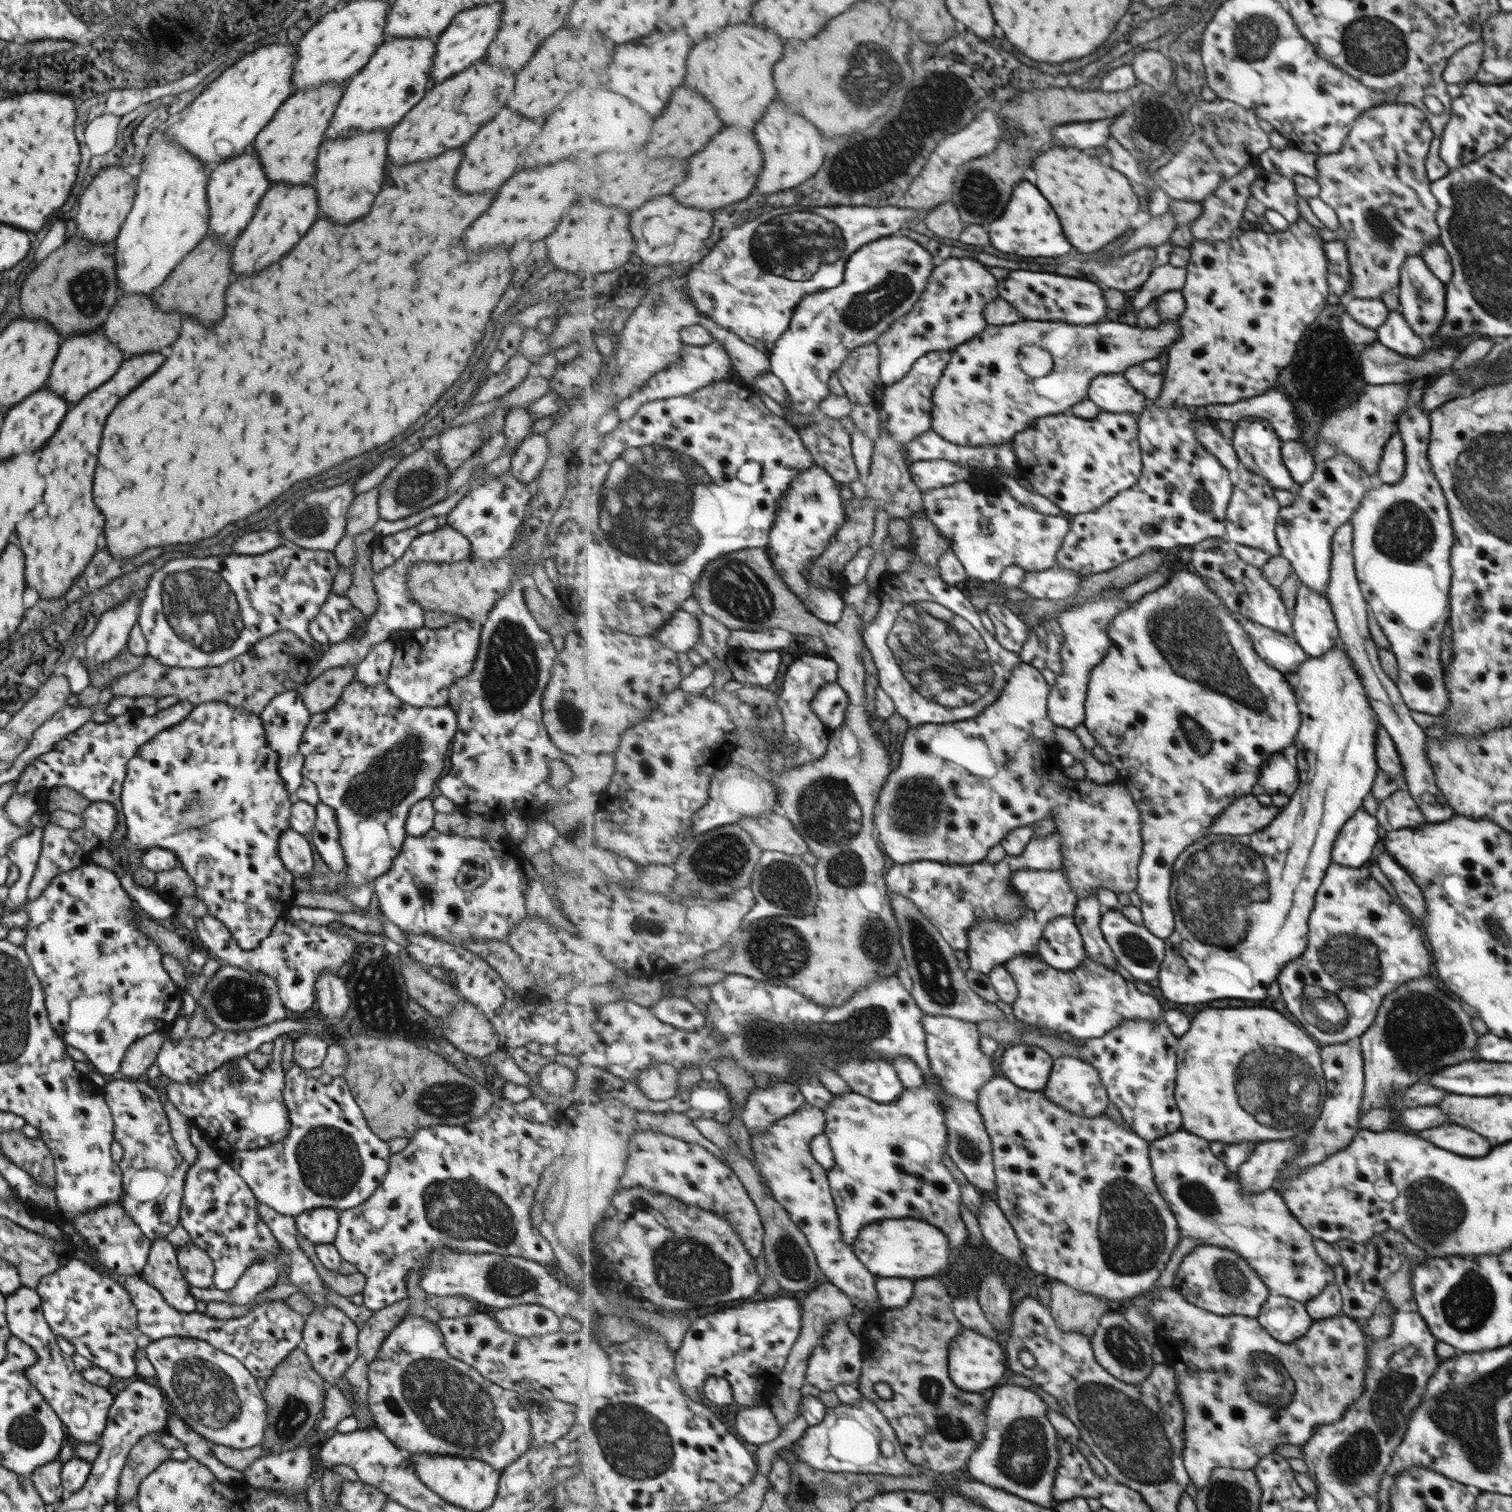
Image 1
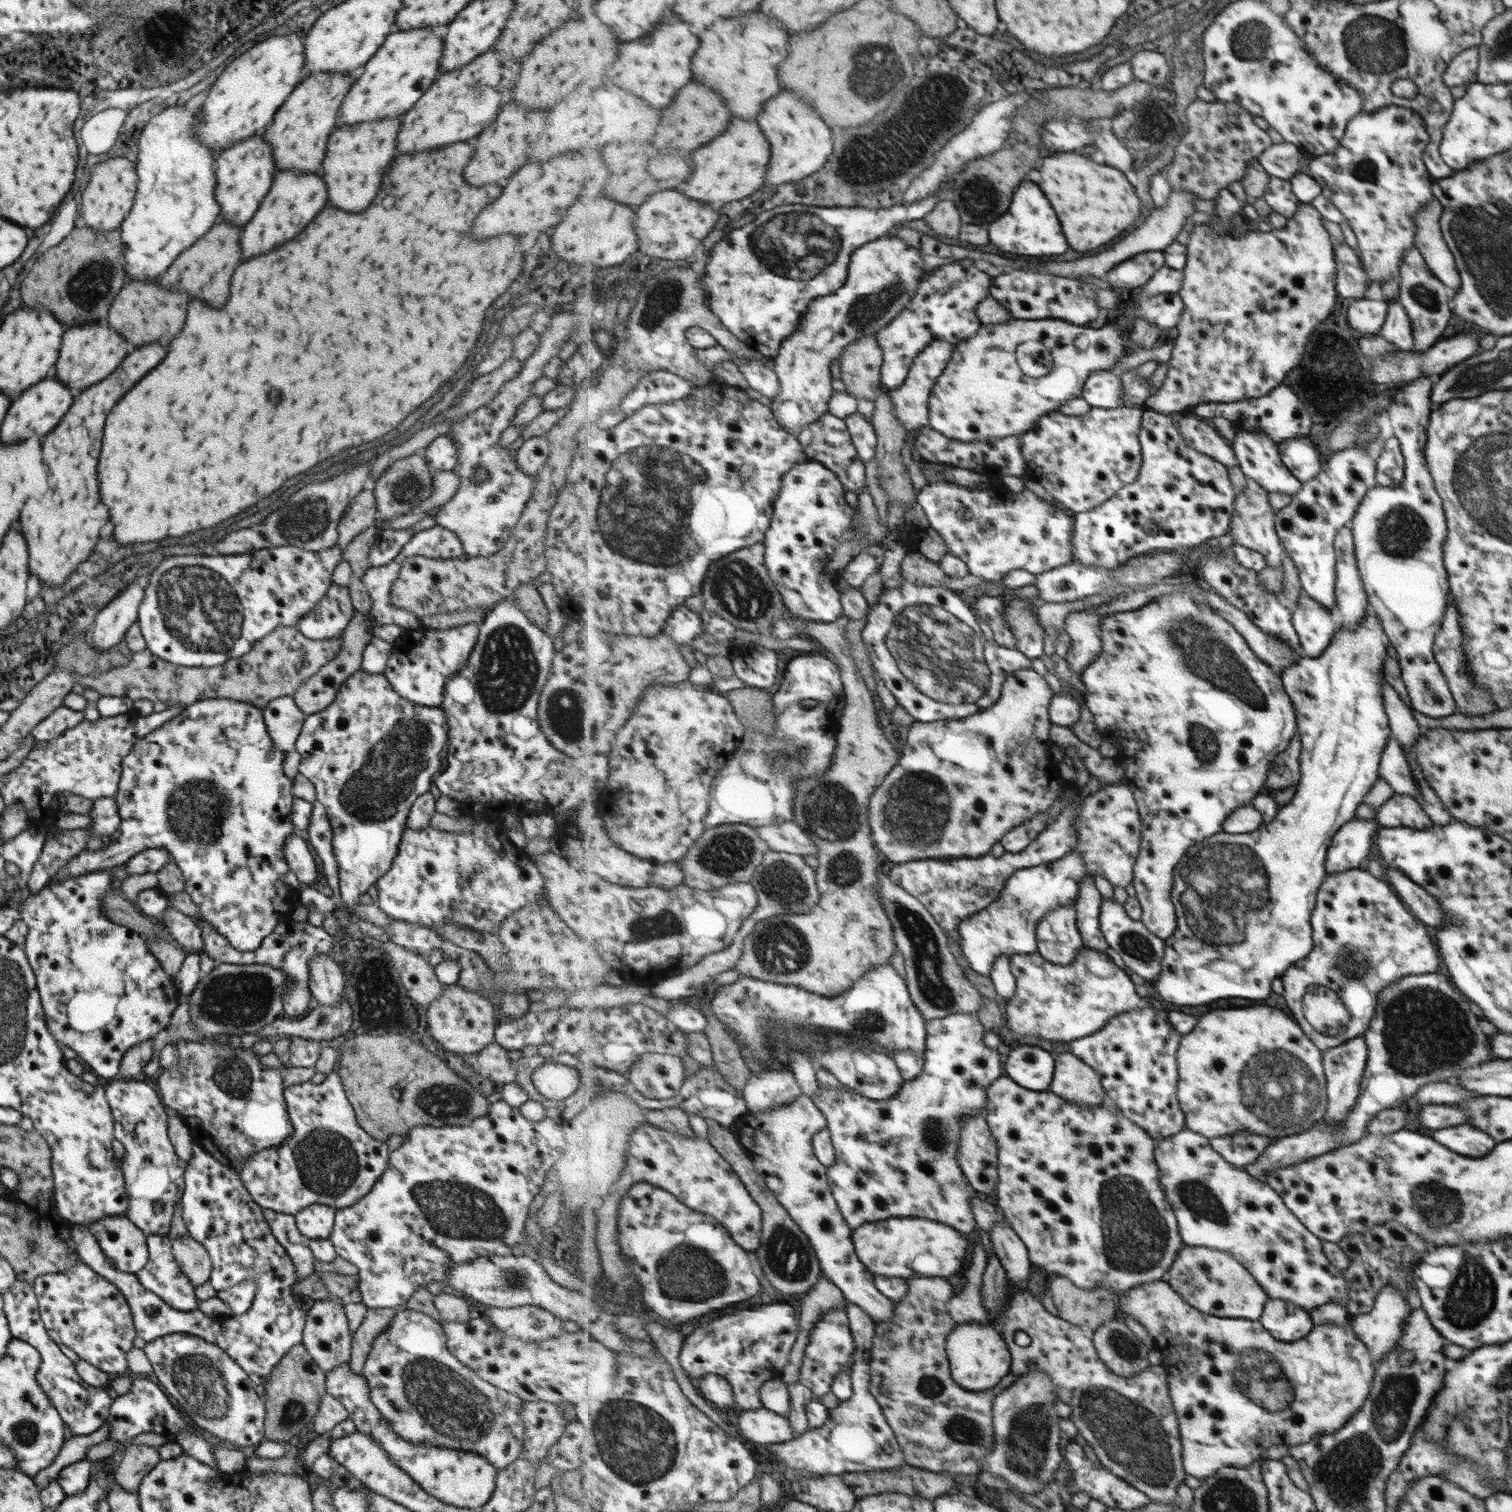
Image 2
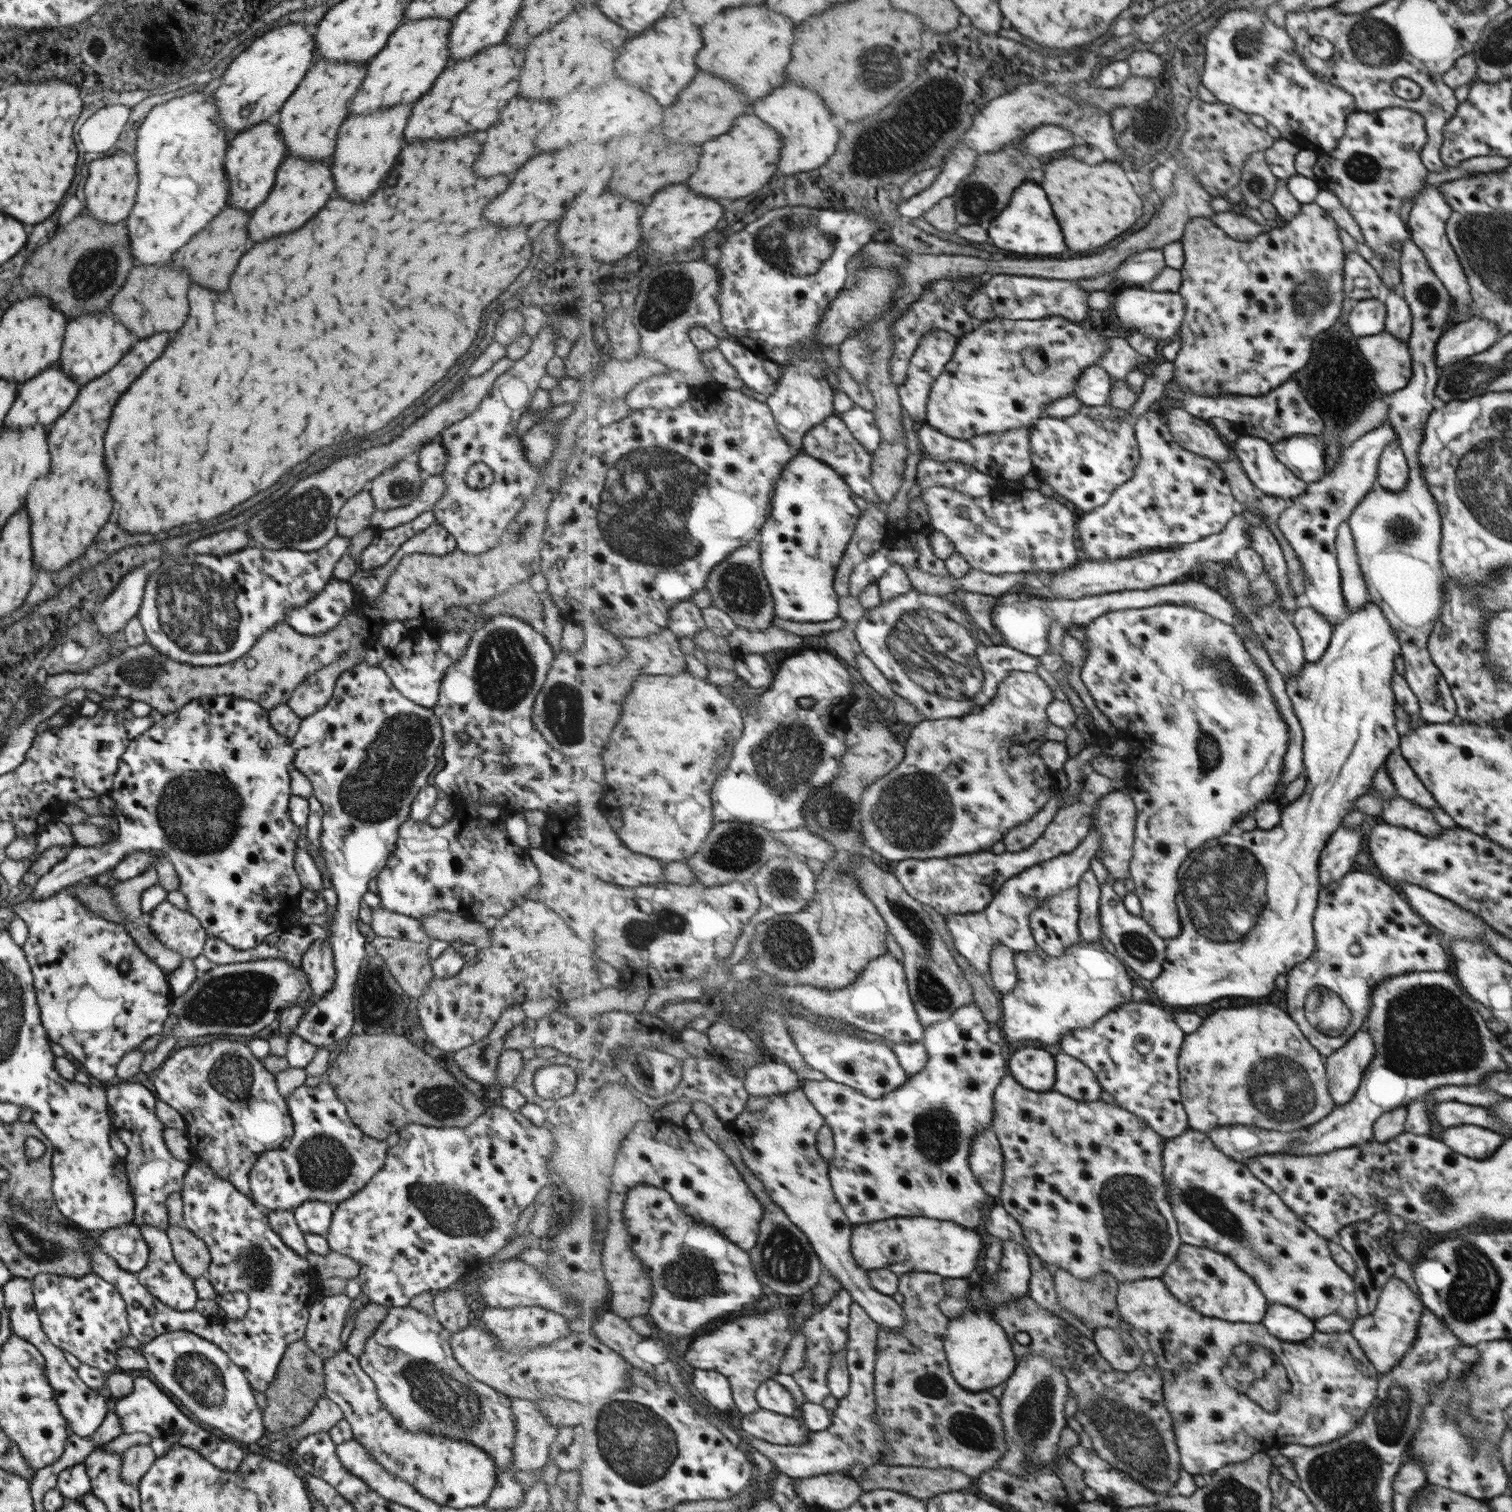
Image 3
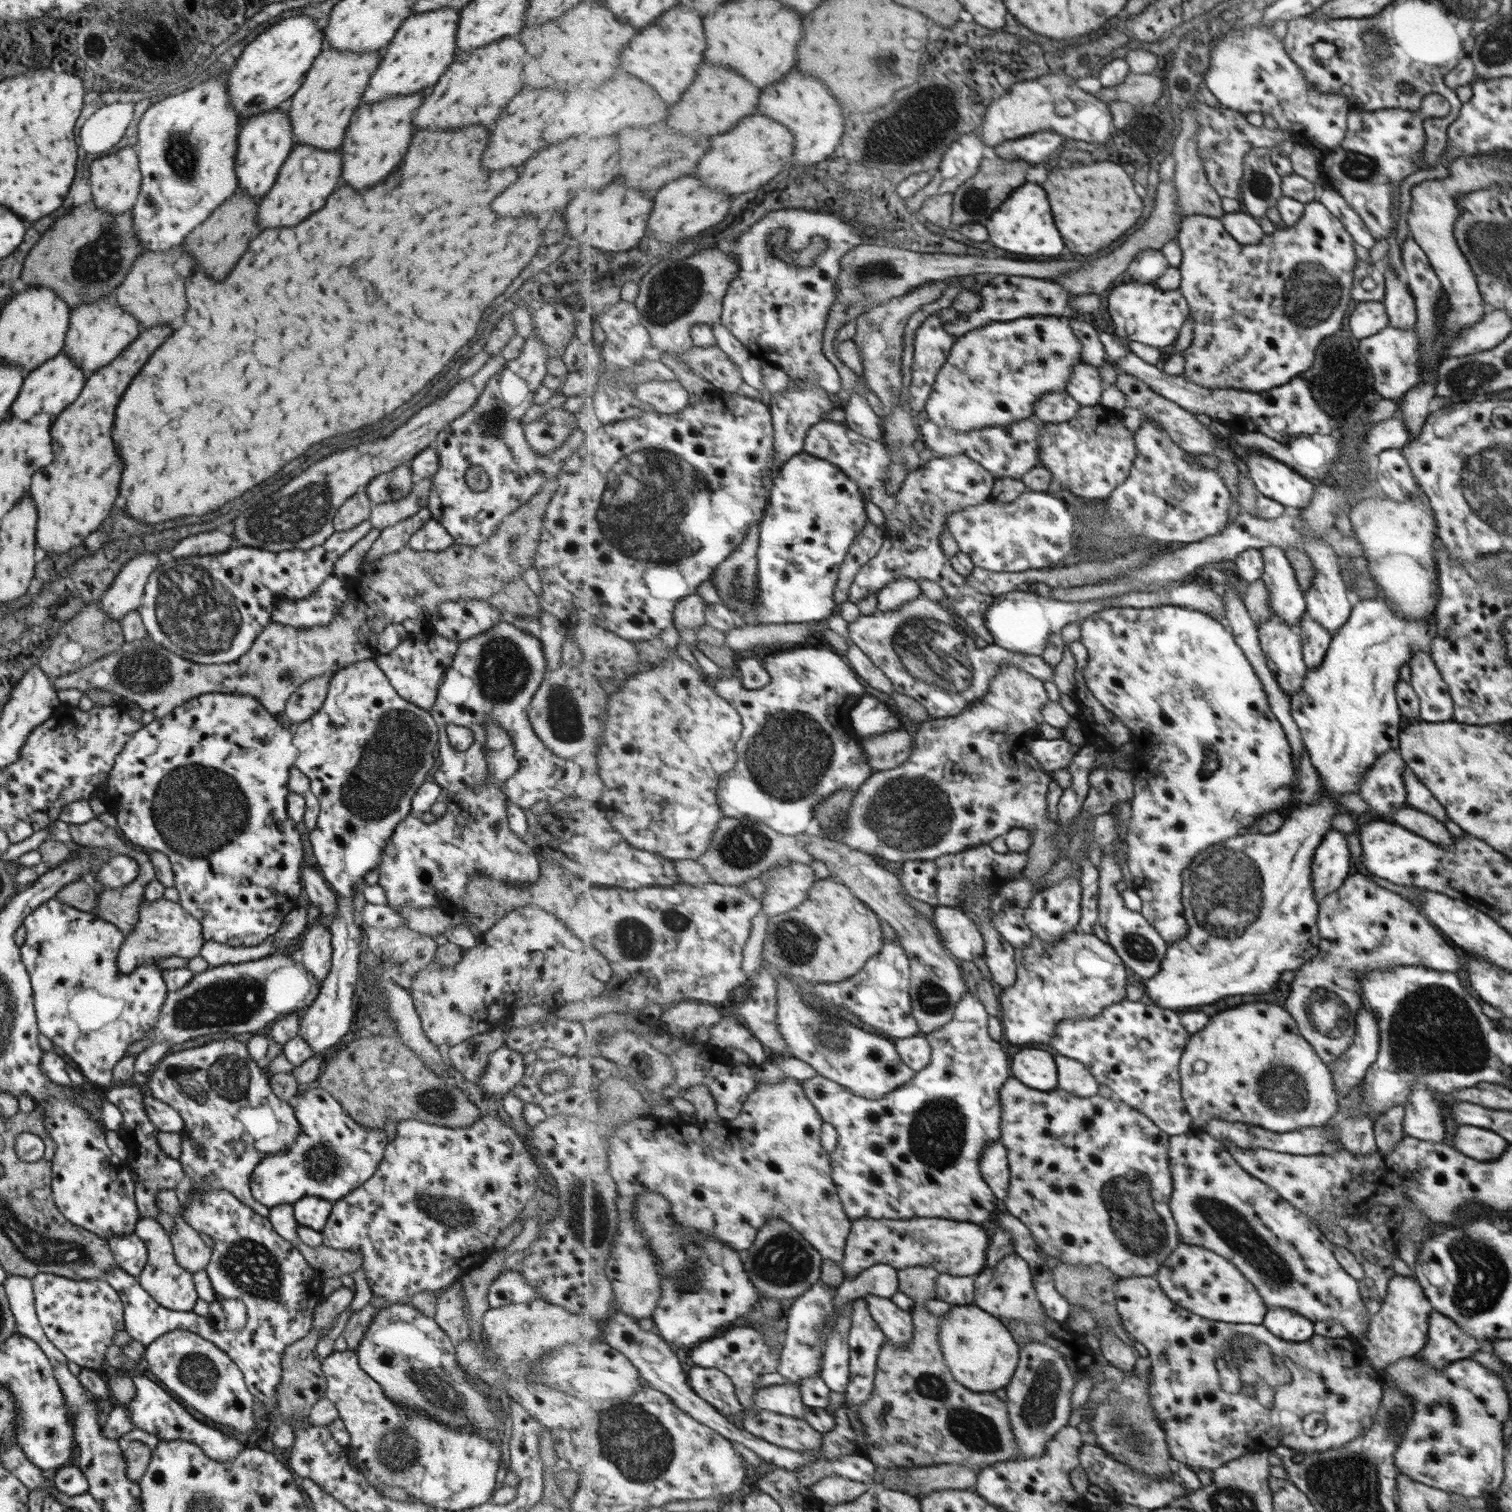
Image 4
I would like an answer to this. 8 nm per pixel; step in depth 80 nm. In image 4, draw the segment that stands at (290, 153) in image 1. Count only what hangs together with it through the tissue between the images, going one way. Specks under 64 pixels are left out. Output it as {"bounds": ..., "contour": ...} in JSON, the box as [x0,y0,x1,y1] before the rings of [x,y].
{"bounds":[284,46,382,151],"contour":[[[323,46],[305,73],[301,86],[284,104],[295,145],[309,145],[324,151],[340,148],[351,114],[360,104],[361,95],[382,53],[382,50],[369,53],[341,52]]]}

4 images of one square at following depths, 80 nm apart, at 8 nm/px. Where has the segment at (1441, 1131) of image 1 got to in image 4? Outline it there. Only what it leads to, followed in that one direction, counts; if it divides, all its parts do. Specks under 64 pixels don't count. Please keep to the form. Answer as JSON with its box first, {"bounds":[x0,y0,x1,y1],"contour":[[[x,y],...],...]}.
{"bounds":[1449,1125,1509,1162],"contour":[[[1456,1125],[1452,1128],[1449,1144],[1477,1162],[1491,1162],[1506,1152],[1509,1143],[1495,1131],[1473,1125]]]}

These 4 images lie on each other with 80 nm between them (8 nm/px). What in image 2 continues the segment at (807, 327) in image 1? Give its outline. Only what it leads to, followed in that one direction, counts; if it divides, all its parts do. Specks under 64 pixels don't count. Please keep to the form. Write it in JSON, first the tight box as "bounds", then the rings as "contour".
{"bounds":[771,237,925,435],"contour":[[[900,237],[865,244],[853,253],[846,283],[837,292],[820,296],[810,304],[795,335],[783,342],[779,357],[773,359],[781,392],[772,399],[771,407],[787,430],[800,435],[806,426],[829,412],[834,391],[831,362],[839,361],[847,346],[886,329],[914,300],[925,273],[922,251]]]}

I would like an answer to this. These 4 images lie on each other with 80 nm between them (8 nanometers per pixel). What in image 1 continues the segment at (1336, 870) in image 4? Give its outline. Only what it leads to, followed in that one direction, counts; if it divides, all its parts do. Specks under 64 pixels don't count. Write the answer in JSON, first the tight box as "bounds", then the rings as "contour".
{"bounds":[1330,808,1381,868],"contour":[[[1361,808],[1343,824],[1331,847],[1330,863],[1359,868],[1367,864],[1374,852],[1375,842],[1381,839],[1378,822]]]}

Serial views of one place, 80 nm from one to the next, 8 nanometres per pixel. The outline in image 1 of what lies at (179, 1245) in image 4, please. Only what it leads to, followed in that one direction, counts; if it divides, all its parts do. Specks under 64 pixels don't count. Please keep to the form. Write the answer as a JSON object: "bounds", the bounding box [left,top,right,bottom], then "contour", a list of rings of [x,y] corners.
{"bounds":[175,1243,214,1289],"contour":[[[189,1243],[179,1247],[175,1256],[181,1275],[187,1284],[203,1289],[213,1286],[214,1266],[202,1248]]]}

